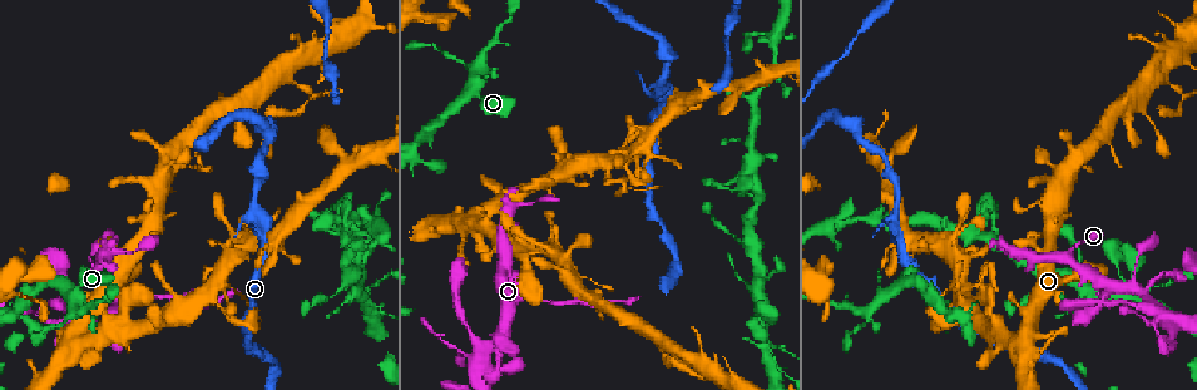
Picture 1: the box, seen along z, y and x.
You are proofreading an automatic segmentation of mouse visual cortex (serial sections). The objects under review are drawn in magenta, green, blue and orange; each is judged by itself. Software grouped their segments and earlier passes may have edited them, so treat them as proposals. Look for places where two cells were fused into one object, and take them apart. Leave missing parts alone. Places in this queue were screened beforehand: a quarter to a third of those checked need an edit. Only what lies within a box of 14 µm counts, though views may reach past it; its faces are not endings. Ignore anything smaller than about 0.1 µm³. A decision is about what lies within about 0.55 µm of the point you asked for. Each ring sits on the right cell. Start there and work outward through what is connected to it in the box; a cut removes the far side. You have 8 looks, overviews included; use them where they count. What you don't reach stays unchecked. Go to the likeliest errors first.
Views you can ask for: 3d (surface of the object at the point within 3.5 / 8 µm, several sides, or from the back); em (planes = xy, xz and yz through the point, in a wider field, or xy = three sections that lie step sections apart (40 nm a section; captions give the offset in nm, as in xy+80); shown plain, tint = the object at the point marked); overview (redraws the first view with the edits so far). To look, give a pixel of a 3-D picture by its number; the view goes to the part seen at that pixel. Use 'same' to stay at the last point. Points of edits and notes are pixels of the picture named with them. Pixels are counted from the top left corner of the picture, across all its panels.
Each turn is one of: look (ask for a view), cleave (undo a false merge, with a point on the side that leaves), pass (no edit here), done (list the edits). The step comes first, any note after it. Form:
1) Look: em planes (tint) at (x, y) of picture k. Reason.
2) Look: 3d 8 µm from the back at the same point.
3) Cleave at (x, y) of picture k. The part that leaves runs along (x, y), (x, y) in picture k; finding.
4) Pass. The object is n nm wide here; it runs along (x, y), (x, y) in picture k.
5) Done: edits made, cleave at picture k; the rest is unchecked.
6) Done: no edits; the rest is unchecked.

Look: 3d 3.5 µm at (262, 225) of picture 1. Calibre changes.

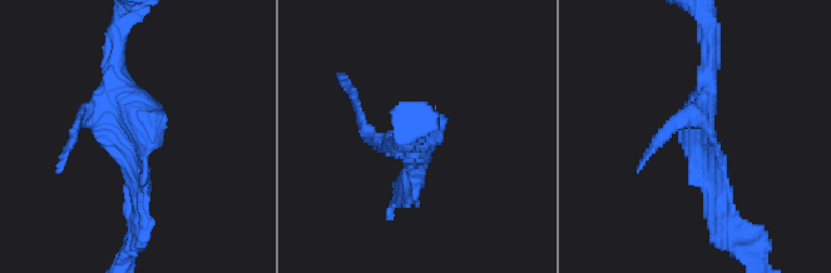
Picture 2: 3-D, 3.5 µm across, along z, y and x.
Look: em planes (tint) at (139, 141) of picture 2. Need the tissue.

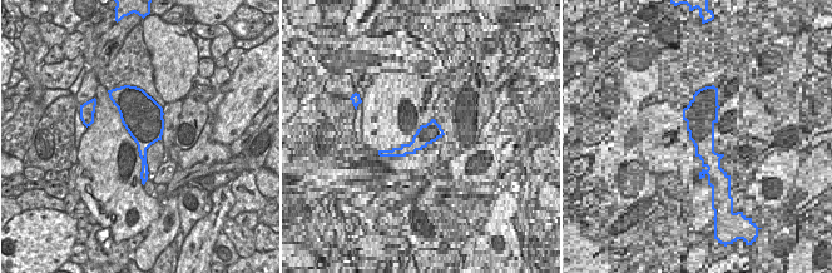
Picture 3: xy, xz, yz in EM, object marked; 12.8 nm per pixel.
Look: em xy step 3 (tint) at the same point.

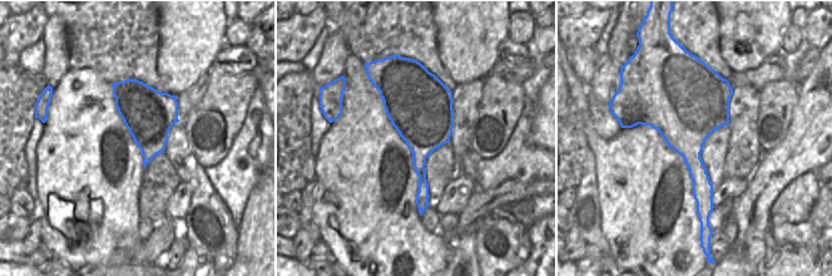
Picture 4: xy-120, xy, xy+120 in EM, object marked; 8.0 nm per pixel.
Pass. It runs along (138, 222), (143, 118), (115, 68) in picture 2; one cell here.

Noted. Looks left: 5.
Look: 3d 3.5 µm at (478, 66) of picture 1. A fork.

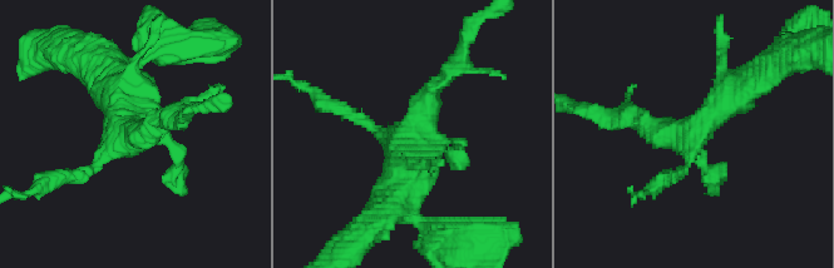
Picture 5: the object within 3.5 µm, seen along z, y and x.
Look: em xy step 3 (tint) at (698, 129) of picture 5.

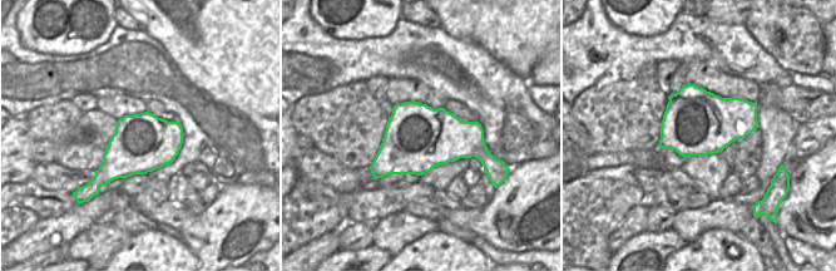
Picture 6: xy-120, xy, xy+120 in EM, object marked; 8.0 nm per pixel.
Look: em xy step 2 (tint) at the same point. Cut it another way.

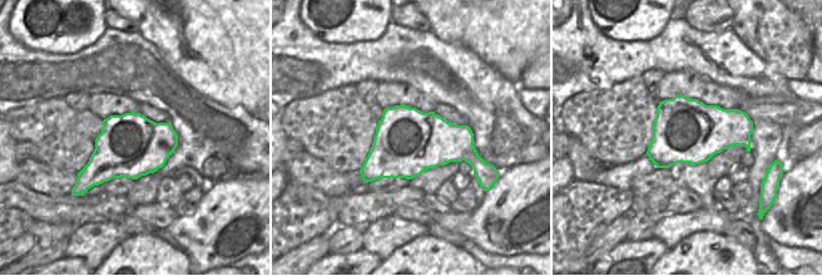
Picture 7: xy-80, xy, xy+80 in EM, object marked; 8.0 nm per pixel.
Pass. It runs along (399, 209), (403, 145), (449, 72) in picture 5; continuous, no second cell.

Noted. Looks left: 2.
Look: 3d 3.5 µm from the back at (1101, 294) of picture 1. Narrows sharply.

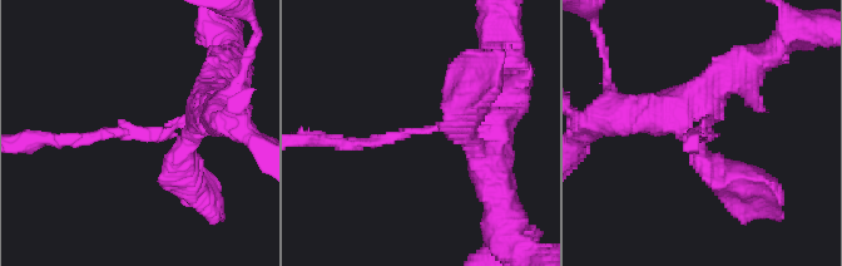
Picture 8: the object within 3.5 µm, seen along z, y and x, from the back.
Look: em xy step 3 (tint) at (701, 130) of picture 8. Need the tissue.

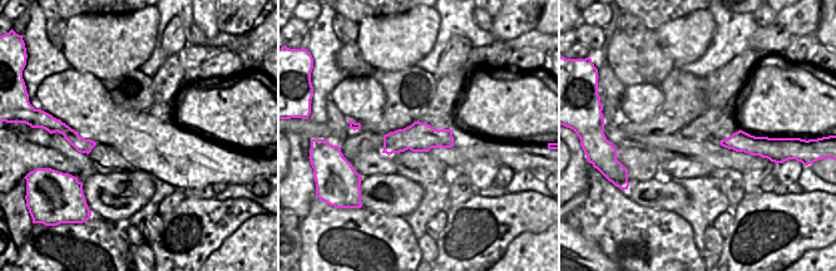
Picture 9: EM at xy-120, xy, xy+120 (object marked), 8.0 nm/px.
Cleave at (73, 137) of picture 8. A border runs along (436, 131), (440, 146) in picture 9; two cells meet here.

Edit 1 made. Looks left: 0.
Done: edits made, cleave at picture 8; the rest is unchecked.

